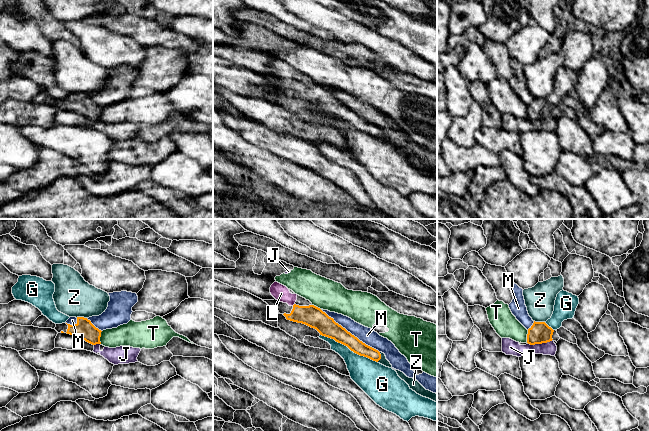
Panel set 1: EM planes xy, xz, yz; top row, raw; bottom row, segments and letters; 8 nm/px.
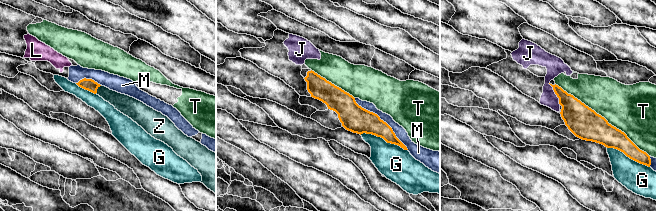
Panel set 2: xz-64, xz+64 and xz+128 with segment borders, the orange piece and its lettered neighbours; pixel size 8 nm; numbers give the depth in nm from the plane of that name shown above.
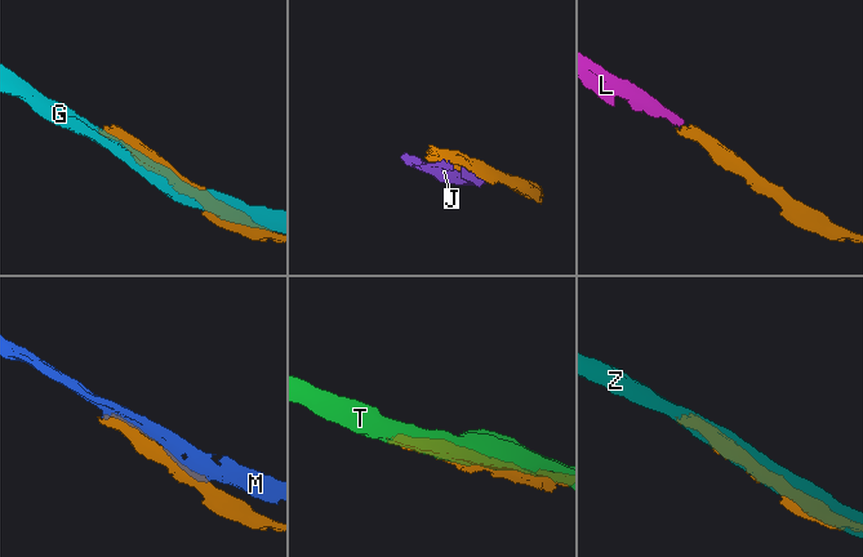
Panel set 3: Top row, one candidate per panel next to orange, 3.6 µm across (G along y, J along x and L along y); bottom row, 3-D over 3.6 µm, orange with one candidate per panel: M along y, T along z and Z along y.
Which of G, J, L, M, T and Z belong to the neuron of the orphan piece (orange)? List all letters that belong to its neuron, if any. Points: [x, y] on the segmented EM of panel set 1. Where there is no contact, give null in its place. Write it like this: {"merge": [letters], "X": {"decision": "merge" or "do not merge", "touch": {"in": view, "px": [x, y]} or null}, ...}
{"merge": ["L"], "G": {"decision": "do not merge", "touch": {"in": "xz", "px": [349, 348]}}, "J": {"decision": "do not merge", "touch": {"in": "yz", "px": [540, 343]}}, "L": {"decision": "merge", "touch": null}, "M": {"decision": "do not merge", "touch": {"in": "xz", "px": [349, 332]}}, "T": {"decision": "do not merge", "touch": {"in": "xy", "px": [100, 336]}}, "Z": {"decision": "do not merge", "touch": {"in": "yz", "px": [539, 322]}}}

